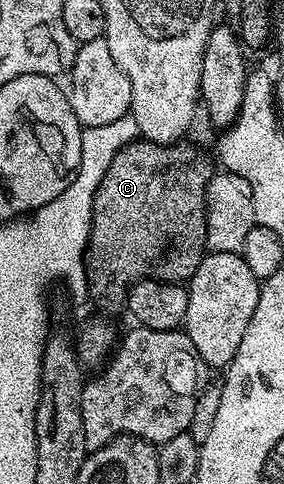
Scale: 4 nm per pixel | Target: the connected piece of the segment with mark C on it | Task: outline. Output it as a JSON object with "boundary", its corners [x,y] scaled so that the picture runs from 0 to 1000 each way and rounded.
{"boundary":[[[486,289],[479,293],[451,293],[430,310],[405,314],[405,331],[391,331],[391,341],[377,345],[377,355],[363,364],[363,372],[349,380],[349,388],[327,407],[327,444],[320,446],[320,475],[313,479],[313,504],[299,512],[299,568],[313,581],[310,614],[327,616],[327,624],[370,649],[412,649],[444,638],[440,614],[454,610],[454,595],[479,583],[496,583],[507,574],[528,574],[549,583],[585,587],[651,587],[687,562],[687,554],[701,554],[711,533],[722,531],[729,519],[722,514],[722,481],[729,479],[729,463],[722,461],[722,399],[729,397],[729,380],[746,372],[757,357],[750,345],[754,329],[718,318],[694,302],[662,302],[662,291],[641,289],[609,293],[595,302],[588,298],[546,298],[542,293],[514,293]]]}

